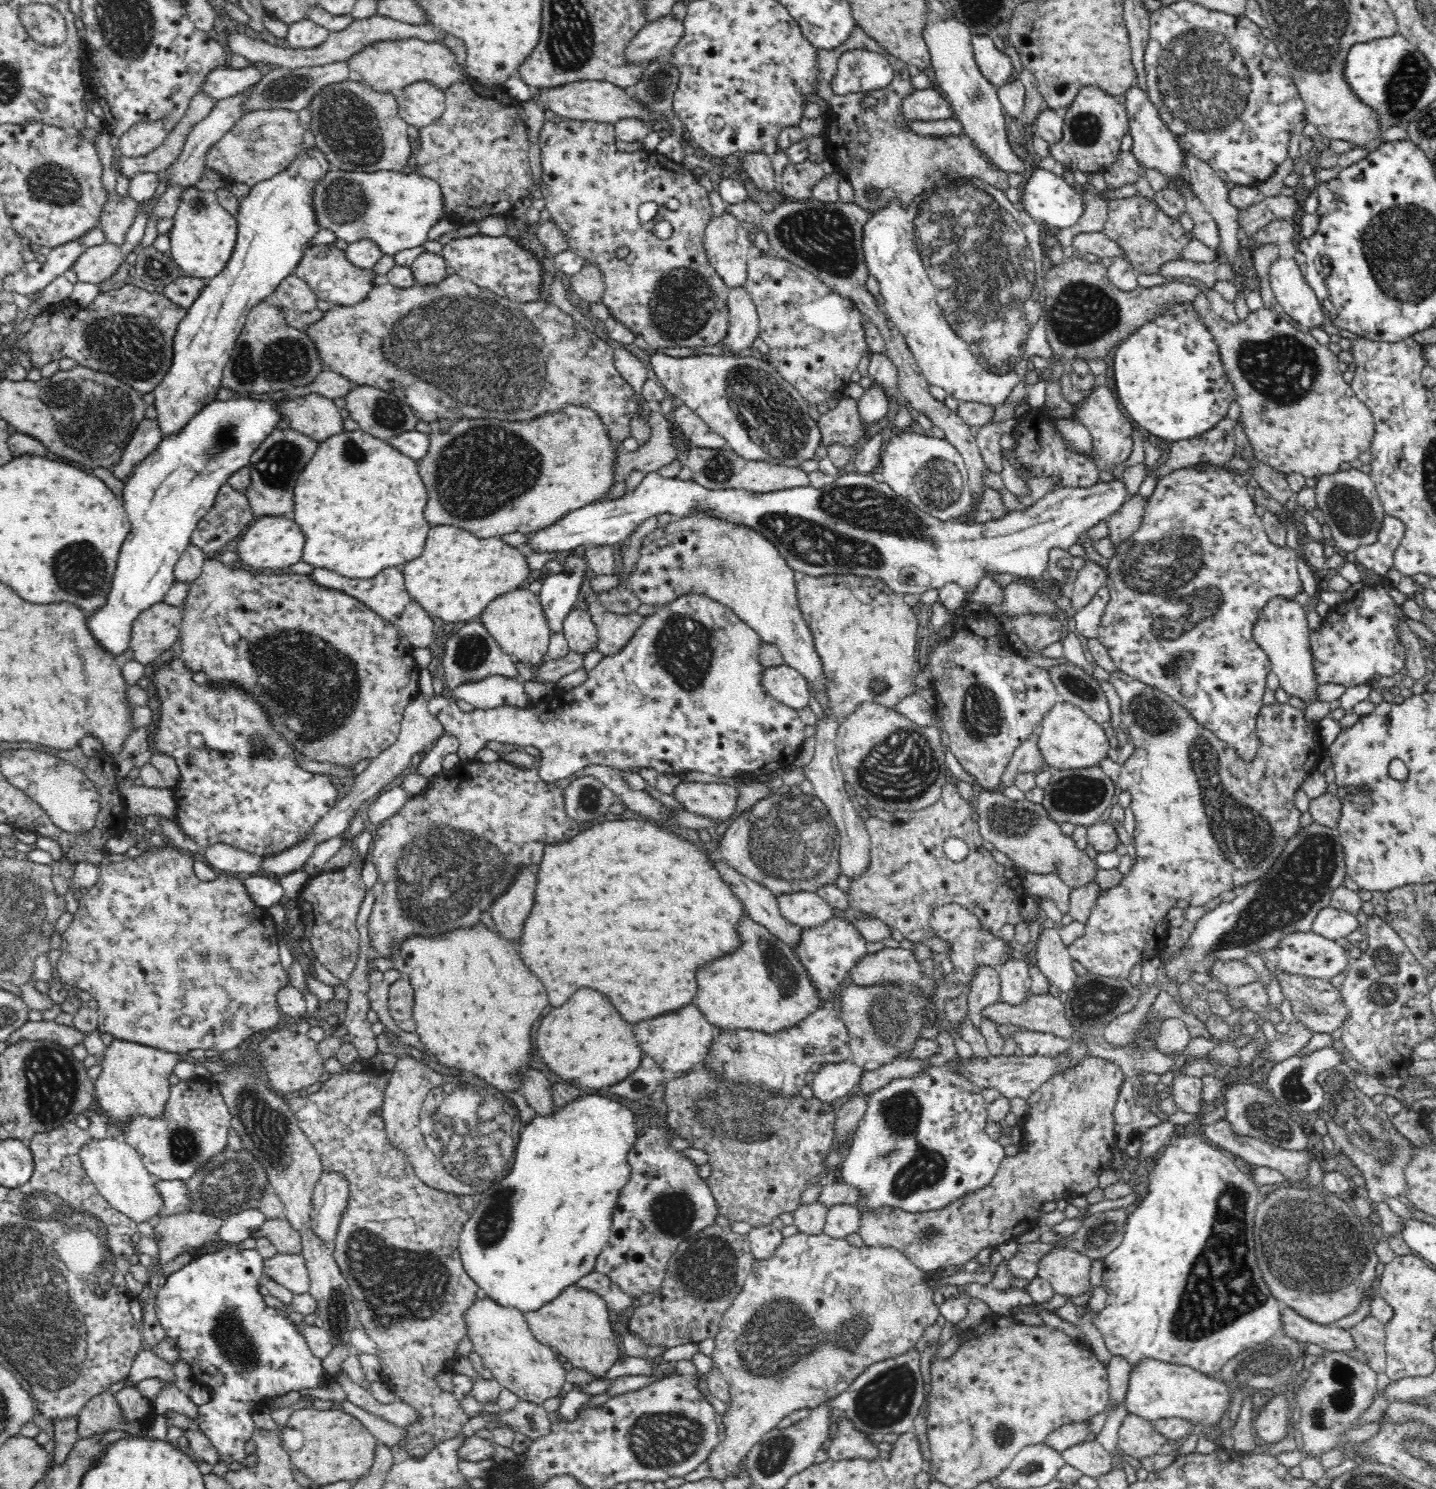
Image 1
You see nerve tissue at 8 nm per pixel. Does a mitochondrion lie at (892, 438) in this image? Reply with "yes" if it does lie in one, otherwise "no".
no

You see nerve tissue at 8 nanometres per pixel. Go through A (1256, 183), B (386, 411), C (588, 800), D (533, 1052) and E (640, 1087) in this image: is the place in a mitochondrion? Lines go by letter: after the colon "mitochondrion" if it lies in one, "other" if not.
A: other
B: mitochondrion
C: mitochondrion
D: other
E: mitochondrion

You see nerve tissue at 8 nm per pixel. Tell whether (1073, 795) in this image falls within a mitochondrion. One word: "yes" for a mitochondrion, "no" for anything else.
yes

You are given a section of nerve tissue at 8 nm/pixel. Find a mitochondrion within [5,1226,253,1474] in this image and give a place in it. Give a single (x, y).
(85, 1456)

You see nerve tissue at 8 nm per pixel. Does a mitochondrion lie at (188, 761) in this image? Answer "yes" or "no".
no

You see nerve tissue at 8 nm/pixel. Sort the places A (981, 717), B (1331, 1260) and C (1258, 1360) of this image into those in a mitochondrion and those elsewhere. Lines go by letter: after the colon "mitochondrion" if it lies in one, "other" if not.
A: mitochondrion
B: mitochondrion
C: mitochondrion

